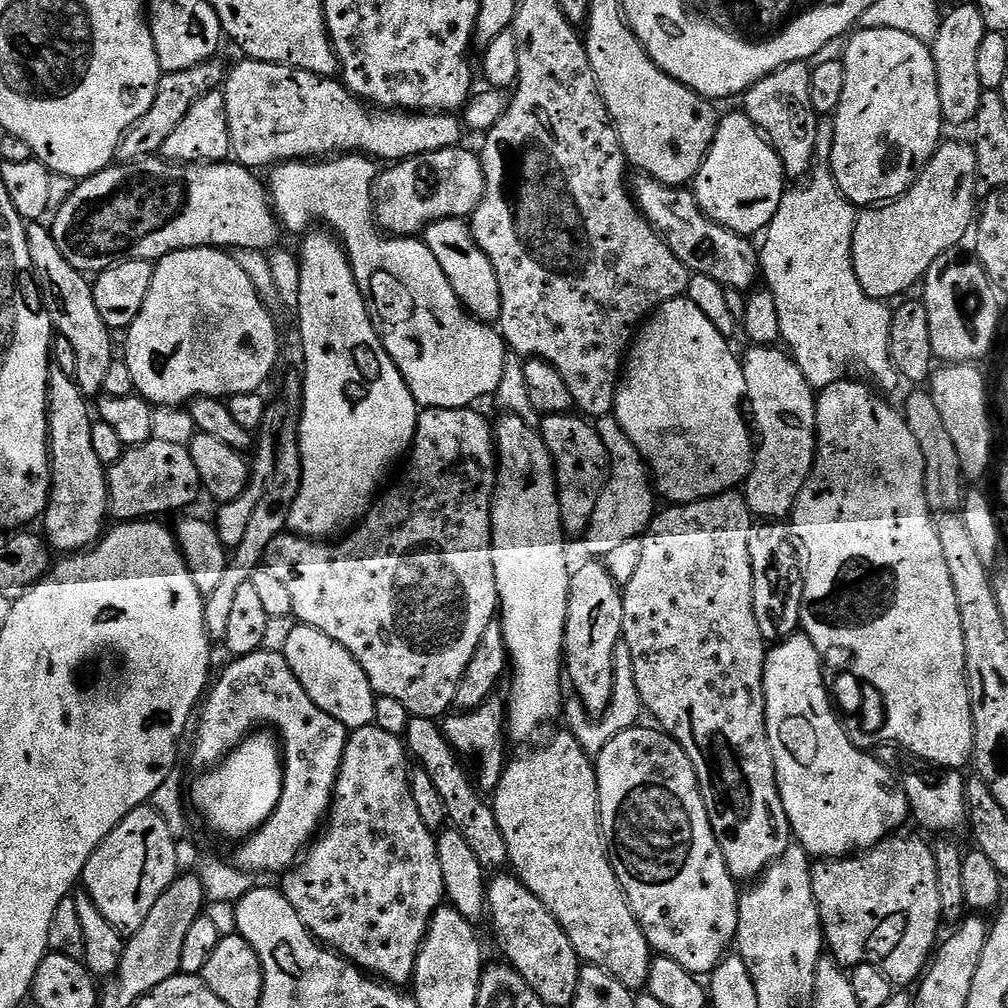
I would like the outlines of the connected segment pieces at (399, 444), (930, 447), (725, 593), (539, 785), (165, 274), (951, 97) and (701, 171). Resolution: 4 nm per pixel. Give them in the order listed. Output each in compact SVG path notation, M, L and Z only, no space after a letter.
M309 231L298 247L301 282L298 285L298 306L294 312L300 315L300 344L304 347L304 394L298 419L302 482L288 515L288 528L295 535L320 542L335 537L339 528L355 525L371 508L392 463L411 449L416 436L418 405L372 325L343 244L331 231L316 231Z
M912 390L908 396L908 401L902 404L902 411L904 420L910 426L910 431L918 442L918 450L922 454L924 489L926 490L928 507L936 514L955 513L962 504L962 487L960 488L962 473L958 462L958 450L954 450L954 442L942 422L942 414L938 414L938 408L934 406L931 391Z
M739 491L719 492L716 496L707 496L705 500L691 500L689 504L672 504L665 512L657 511L653 515L642 536L642 559L634 570L634 578L623 585L624 617L622 618L622 643L630 646L630 662L634 666L634 683L638 685L638 694L644 703L644 712L652 715L657 725L667 732L686 750L690 762L696 771L700 783L700 793L714 830L714 838L722 850L722 858L730 870L732 879L737 882L755 881L774 863L793 839L792 827L788 824L786 810L782 806L780 791L776 785L776 771L768 745L766 730L766 710L764 709L764 657L766 642L758 630L754 618L752 601L752 567L750 566L750 542L748 535L752 529L754 517Z
M563 730L545 748L536 748L529 756L520 756L516 761L509 763L500 776L500 785L495 788L494 796L496 800L491 801L492 812L496 816L496 825L500 831L500 838L504 841L504 850L506 853L507 863L512 863L511 871L526 885L529 890L538 897L542 906L557 920L566 934L570 938L570 946L580 955L581 961L585 965L593 968L605 968L618 982L622 982L630 990L640 990L647 983L648 970L652 965L654 956L648 947L648 939L642 934L640 923L637 922L636 916L632 913L632 906L628 899L625 898L624 892L620 889L618 878L612 869L612 863L608 860L608 849L604 846L604 838L600 831L600 803L598 802L598 778L596 777L596 766L593 757L588 756L582 750L572 736L571 731Z
M183 248L155 261L150 282L150 294L142 302L138 318L127 328L123 362L129 367L133 386L139 395L188 396L199 398L229 398L247 392L260 392L272 376L280 356L280 336L276 333L273 313L255 292L254 283L234 262L234 258L219 248Z
M975 3L960 4L948 13L943 13L937 34L930 41L934 70L938 78L938 98L940 112L944 115L945 125L968 124L975 121L982 94L986 90L978 78L978 58L980 47L986 39L986 29L982 14Z
M743 111L719 117L712 147L696 171L694 191L705 216L740 236L763 233L774 218L786 191L784 167L767 136Z

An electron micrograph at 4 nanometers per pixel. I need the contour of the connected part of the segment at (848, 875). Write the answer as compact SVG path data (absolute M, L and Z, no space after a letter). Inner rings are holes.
M893 834L873 848L843 858L820 858L813 863L814 898L831 959L849 969L860 964L876 967L896 986L912 986L921 979L938 944L936 931L942 928L938 872L932 849L933 845L924 840L907 840L904 834Z

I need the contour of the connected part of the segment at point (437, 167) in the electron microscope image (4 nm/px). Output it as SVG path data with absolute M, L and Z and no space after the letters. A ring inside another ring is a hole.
M464 146L409 156L385 168L372 184L374 219L393 237L415 237L436 220L471 217L478 202L482 202L486 186L482 162L475 151L467 152Z

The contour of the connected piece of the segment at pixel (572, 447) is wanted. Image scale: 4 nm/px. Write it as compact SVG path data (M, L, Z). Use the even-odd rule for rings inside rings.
M563 412L545 416L538 427L540 436L552 451L552 464L556 468L556 505L560 511L561 529L569 537L583 537L596 509L596 497L602 488L600 479L603 476L605 479L610 464L606 446L596 432L595 423L580 414Z

